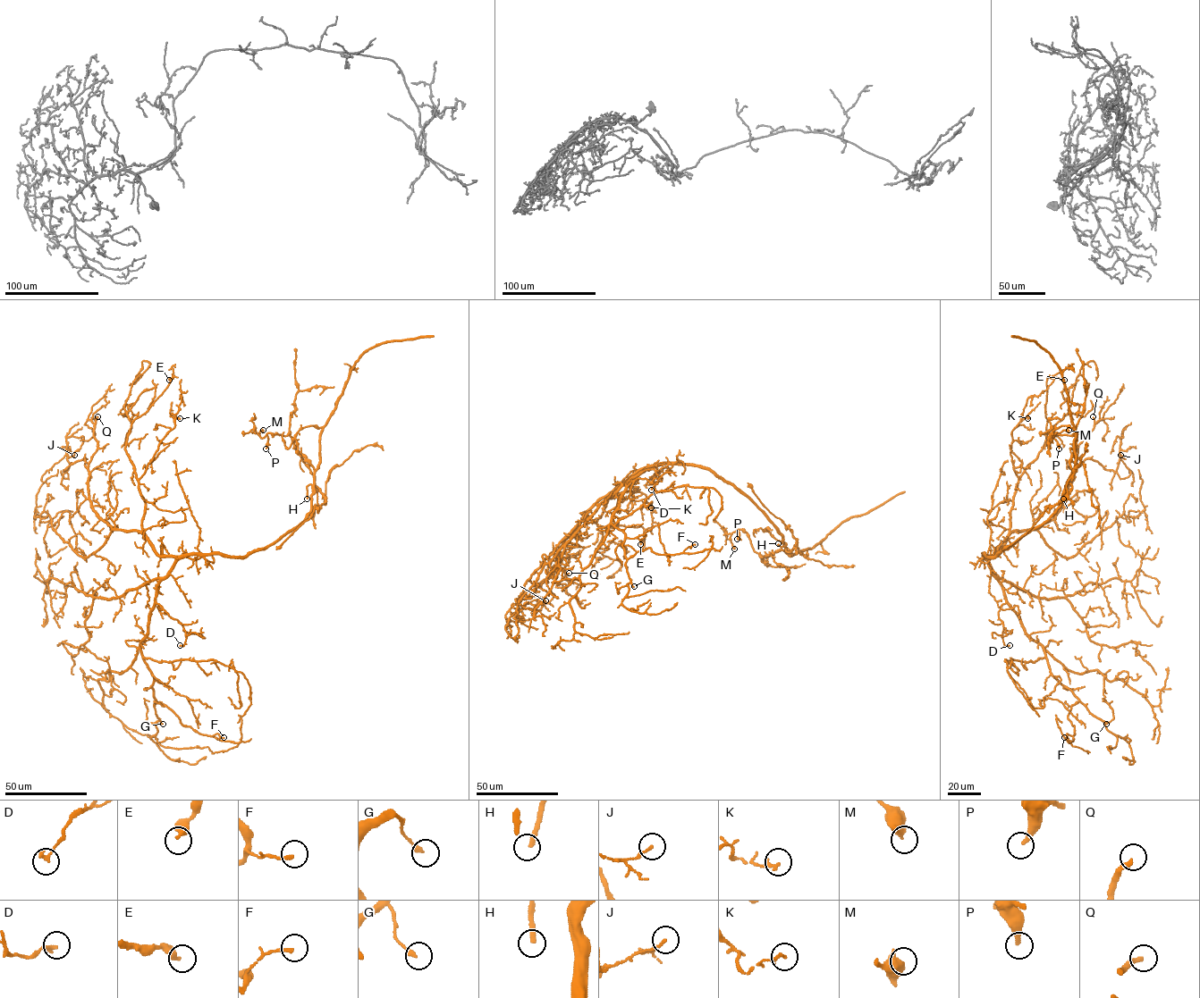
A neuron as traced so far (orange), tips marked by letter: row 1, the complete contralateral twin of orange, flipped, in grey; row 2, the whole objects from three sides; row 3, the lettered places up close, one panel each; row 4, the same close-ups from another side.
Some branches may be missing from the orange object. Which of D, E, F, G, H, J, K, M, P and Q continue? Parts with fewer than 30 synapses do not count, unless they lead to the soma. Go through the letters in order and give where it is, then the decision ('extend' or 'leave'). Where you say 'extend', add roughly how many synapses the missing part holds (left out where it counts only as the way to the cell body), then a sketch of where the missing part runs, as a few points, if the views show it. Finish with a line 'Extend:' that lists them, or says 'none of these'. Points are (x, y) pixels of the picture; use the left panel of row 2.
D: place (180, 645); leave
E: place (169, 380); leave
F: place (223, 737); leave
G: place (163, 724); leave
H: place (307, 498); extend; 80 synapses
J: place (74, 455); leave
K: place (180, 418); leave
M: place (263, 430); leave
P: place (266, 448); extend; 35 synapses; course (266, 448), (261, 470)
Q: place (97, 416); extend; 30 synapses; course (97, 416), (106, 405), (107, 390), (112, 382), (130, 369)
Extend: H, P, Q

